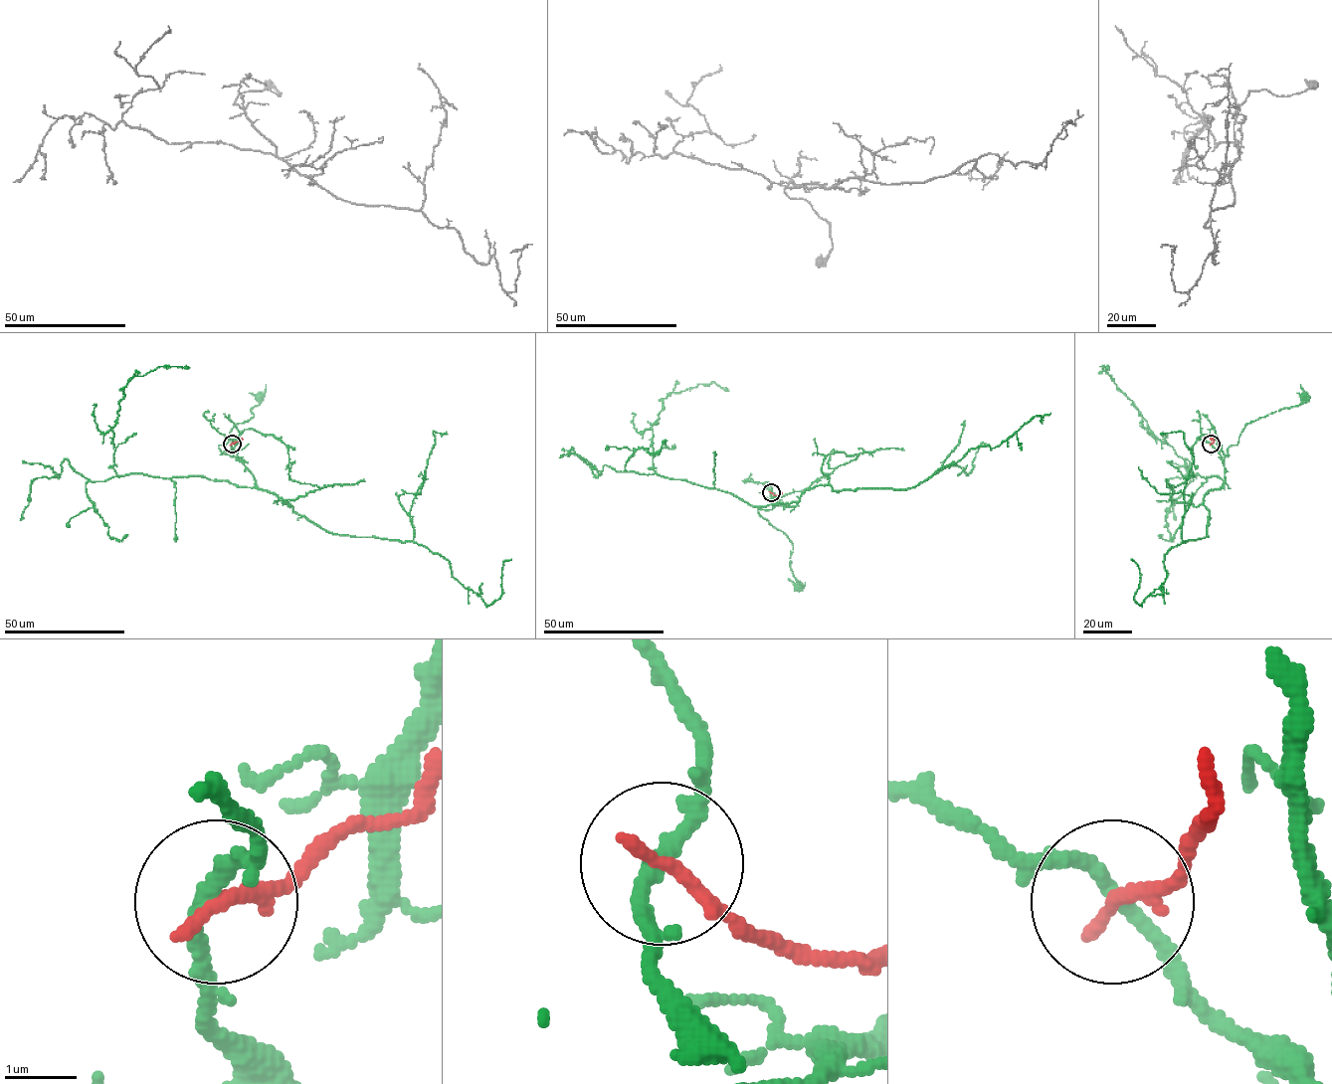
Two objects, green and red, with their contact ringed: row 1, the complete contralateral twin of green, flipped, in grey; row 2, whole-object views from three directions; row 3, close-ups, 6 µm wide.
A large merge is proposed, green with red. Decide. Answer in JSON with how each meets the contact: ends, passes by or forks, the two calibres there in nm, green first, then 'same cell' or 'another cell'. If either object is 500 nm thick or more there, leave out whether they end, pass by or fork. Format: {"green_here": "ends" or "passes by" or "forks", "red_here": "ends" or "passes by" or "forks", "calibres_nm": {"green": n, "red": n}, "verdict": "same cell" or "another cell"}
{"green_here": "passes by", "red_here": "ends", "calibres_nm": {"green": 200, "red": 240}, "verdict": "another cell"}

